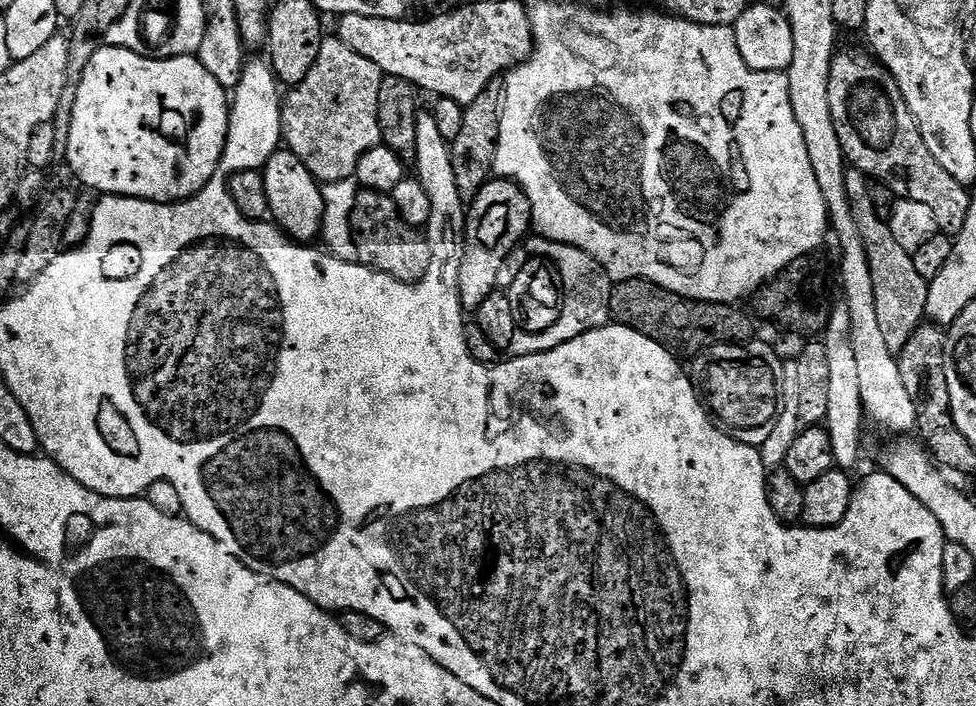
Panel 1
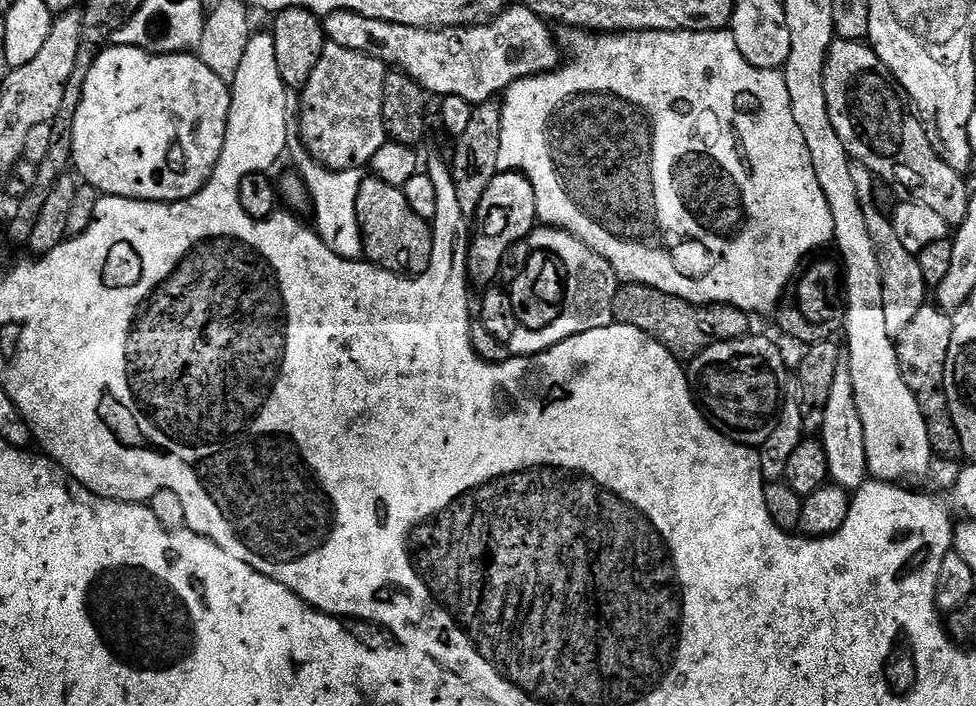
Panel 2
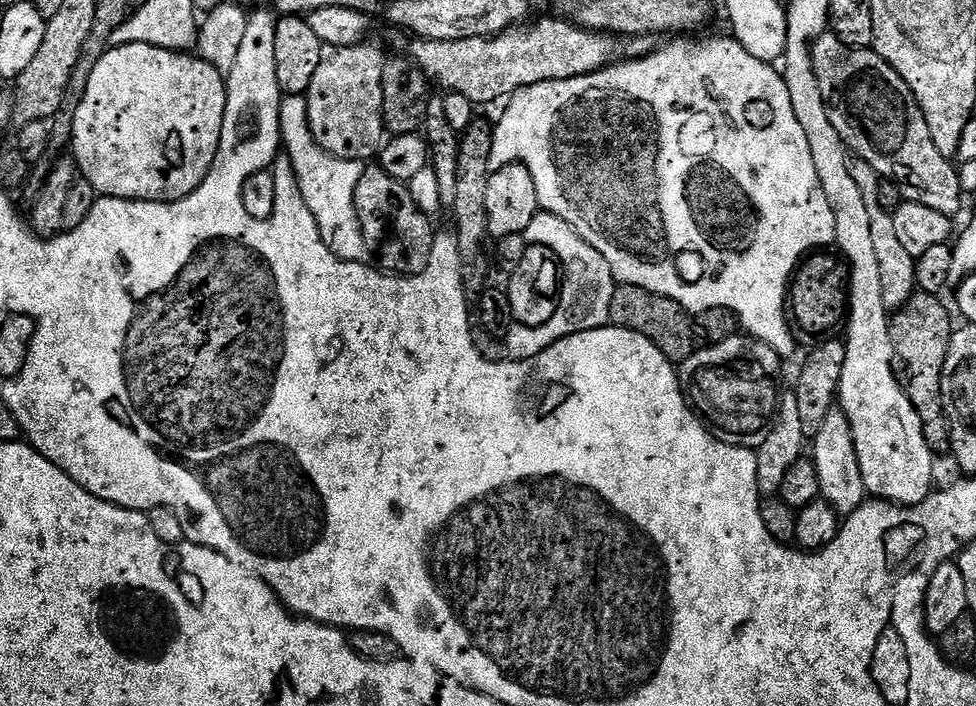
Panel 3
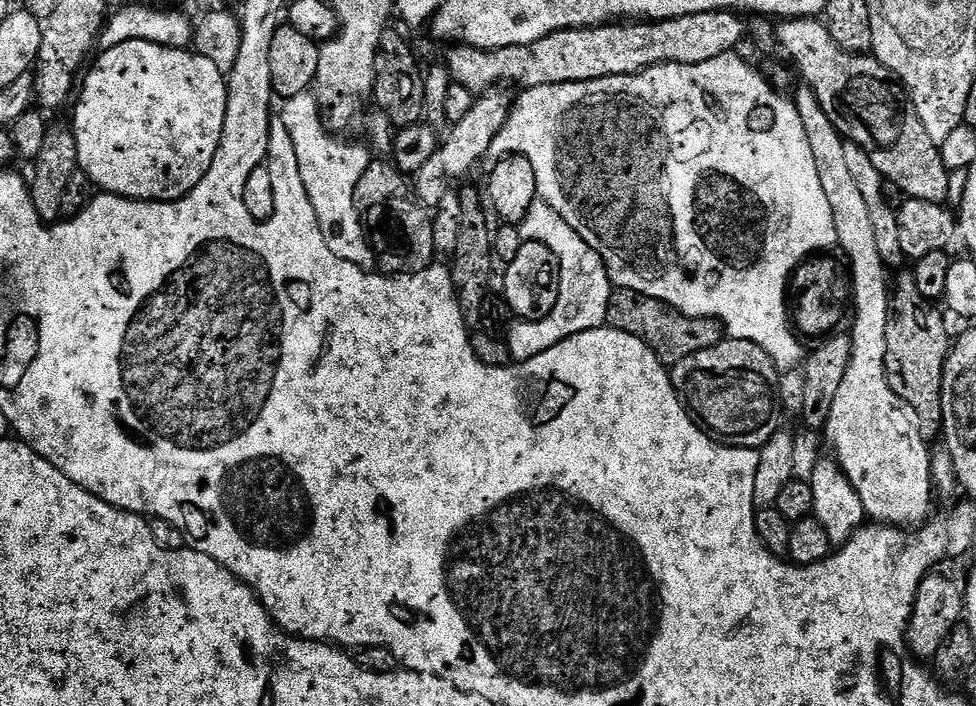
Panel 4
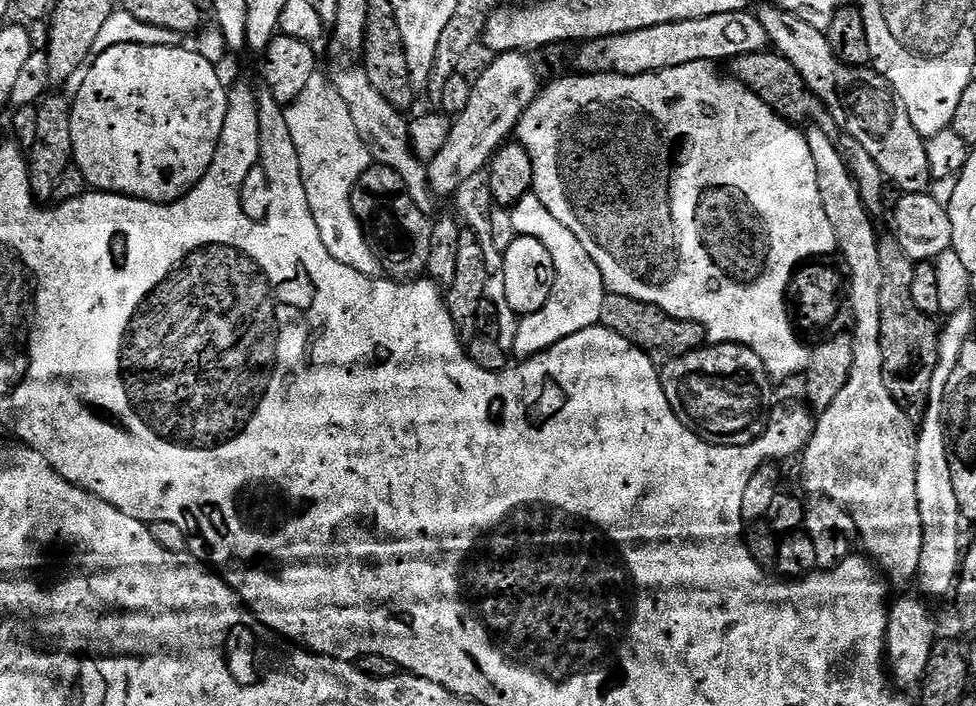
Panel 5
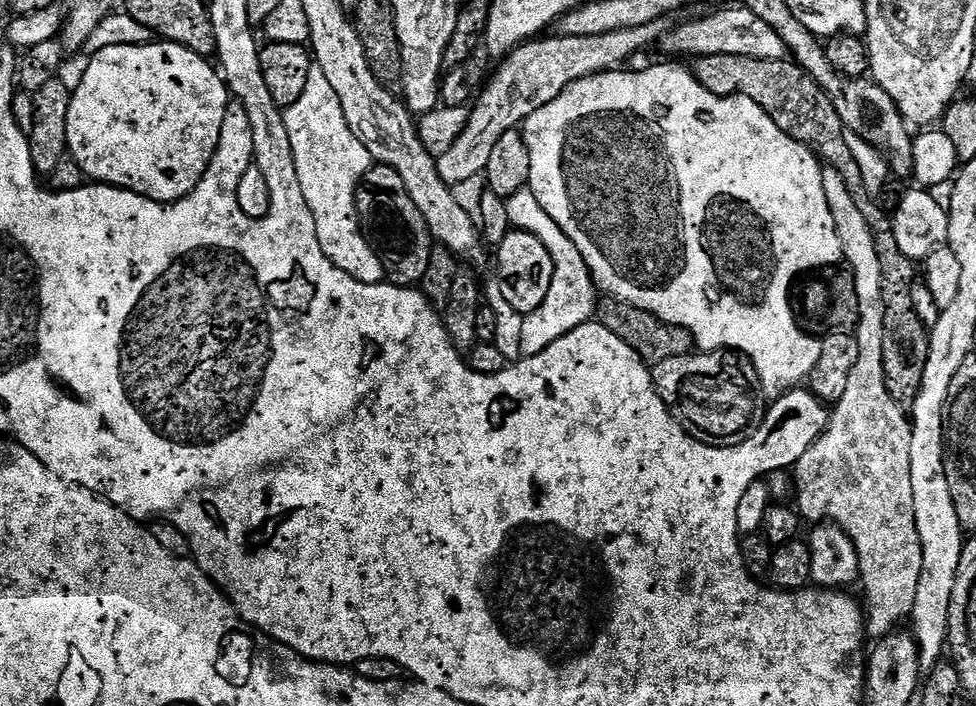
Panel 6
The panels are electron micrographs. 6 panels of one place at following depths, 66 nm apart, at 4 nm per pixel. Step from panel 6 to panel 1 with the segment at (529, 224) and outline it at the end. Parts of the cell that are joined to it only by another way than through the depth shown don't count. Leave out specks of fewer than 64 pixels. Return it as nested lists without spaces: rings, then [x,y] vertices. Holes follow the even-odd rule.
[[[536,238],[533,241],[533,244],[530,244],[531,251],[537,257],[551,260],[556,265],[556,271],[560,273],[562,307],[558,322],[554,322],[554,326],[550,326],[544,332],[533,334],[518,330],[508,348],[508,352],[512,356],[529,356],[532,352],[554,350],[590,330],[603,328],[605,324],[612,320],[612,289],[614,281],[609,276],[608,271],[594,258],[590,258],[590,254],[586,254],[574,246],[559,244],[553,240],[543,238]]]

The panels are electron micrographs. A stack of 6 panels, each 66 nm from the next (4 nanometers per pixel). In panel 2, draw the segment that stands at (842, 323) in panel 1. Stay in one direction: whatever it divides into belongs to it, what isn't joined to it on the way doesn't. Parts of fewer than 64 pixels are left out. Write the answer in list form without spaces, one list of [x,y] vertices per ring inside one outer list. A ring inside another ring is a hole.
[[[840,362],[836,365],[829,401],[826,402],[826,411],[818,436],[823,450],[826,452],[829,479],[837,487],[847,492],[855,492],[867,481],[868,463],[866,462],[865,434],[862,431],[862,420],[858,416],[853,383],[846,362]]]

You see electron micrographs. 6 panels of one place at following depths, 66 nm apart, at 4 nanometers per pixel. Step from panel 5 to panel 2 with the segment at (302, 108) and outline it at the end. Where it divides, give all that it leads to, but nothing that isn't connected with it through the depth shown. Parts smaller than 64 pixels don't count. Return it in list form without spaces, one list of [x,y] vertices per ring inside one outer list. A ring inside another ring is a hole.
[[[299,142],[291,145],[291,156],[293,162],[296,163],[295,171],[303,178],[304,184],[308,188],[311,211],[313,213],[316,211],[314,231],[320,235],[321,243],[330,250],[334,250],[334,254],[338,254],[344,260],[361,259],[364,255],[364,247],[362,246],[356,203],[360,183],[364,180],[365,173],[358,168],[341,172],[323,168]]]

